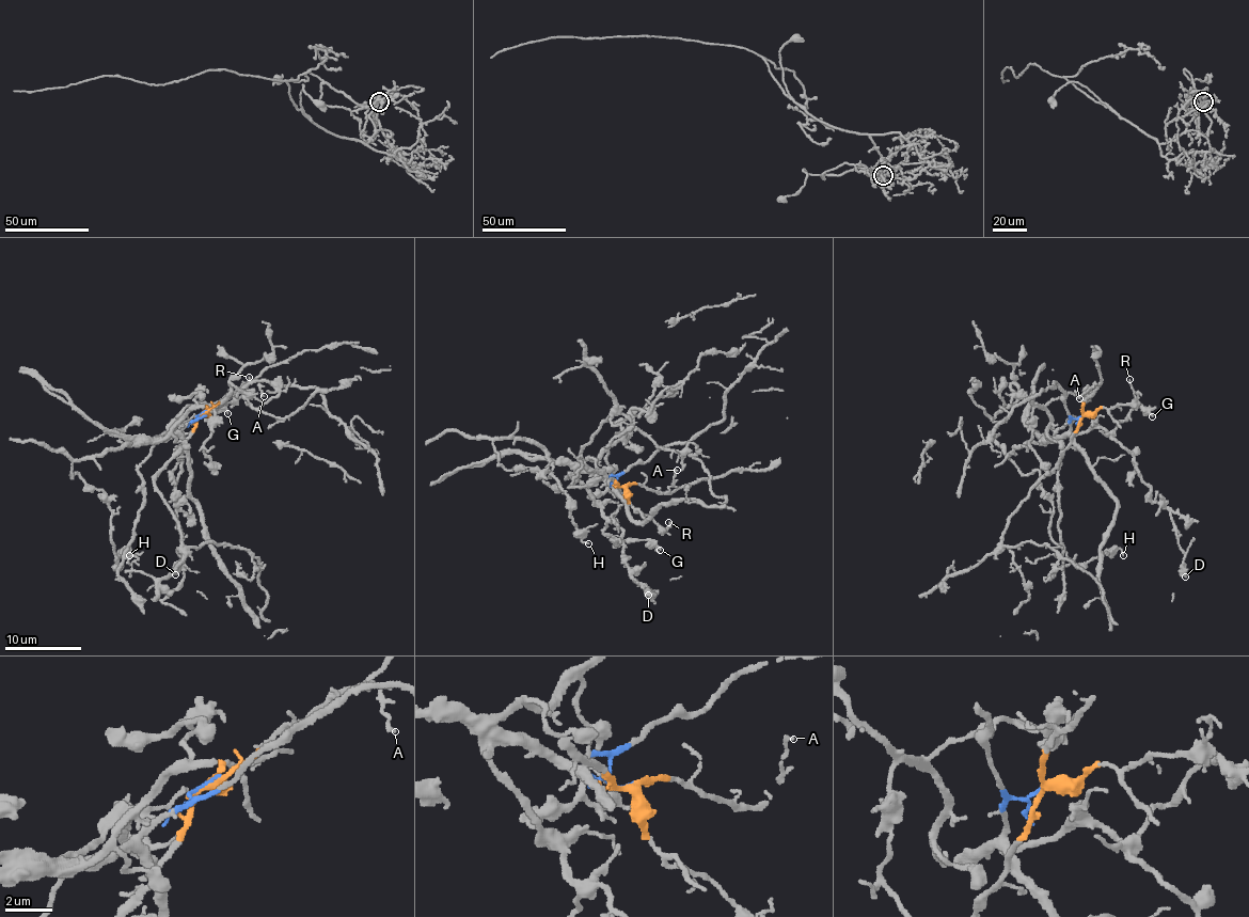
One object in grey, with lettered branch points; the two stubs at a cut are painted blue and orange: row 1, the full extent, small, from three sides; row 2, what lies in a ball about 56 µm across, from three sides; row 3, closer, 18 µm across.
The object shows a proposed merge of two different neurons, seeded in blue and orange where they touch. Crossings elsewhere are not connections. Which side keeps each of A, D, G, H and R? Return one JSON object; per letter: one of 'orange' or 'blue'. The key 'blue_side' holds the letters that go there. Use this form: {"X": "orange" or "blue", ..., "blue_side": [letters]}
{"A": "orange", "D": "blue", "G": "blue", "H": "blue", "R": "orange", "blue_side": ["D", "G", "H"]}

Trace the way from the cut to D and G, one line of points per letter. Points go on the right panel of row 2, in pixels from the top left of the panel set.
D: (1081, 414), (1059, 437), (1102, 427), (1133, 456), (1153, 500), (1169, 511), (1184, 576)
G: (1081, 414), (1071, 420), (1070, 429), (1061, 438), (1087, 432), (1093, 427), (1112, 431), (1140, 405), (1152, 416)

